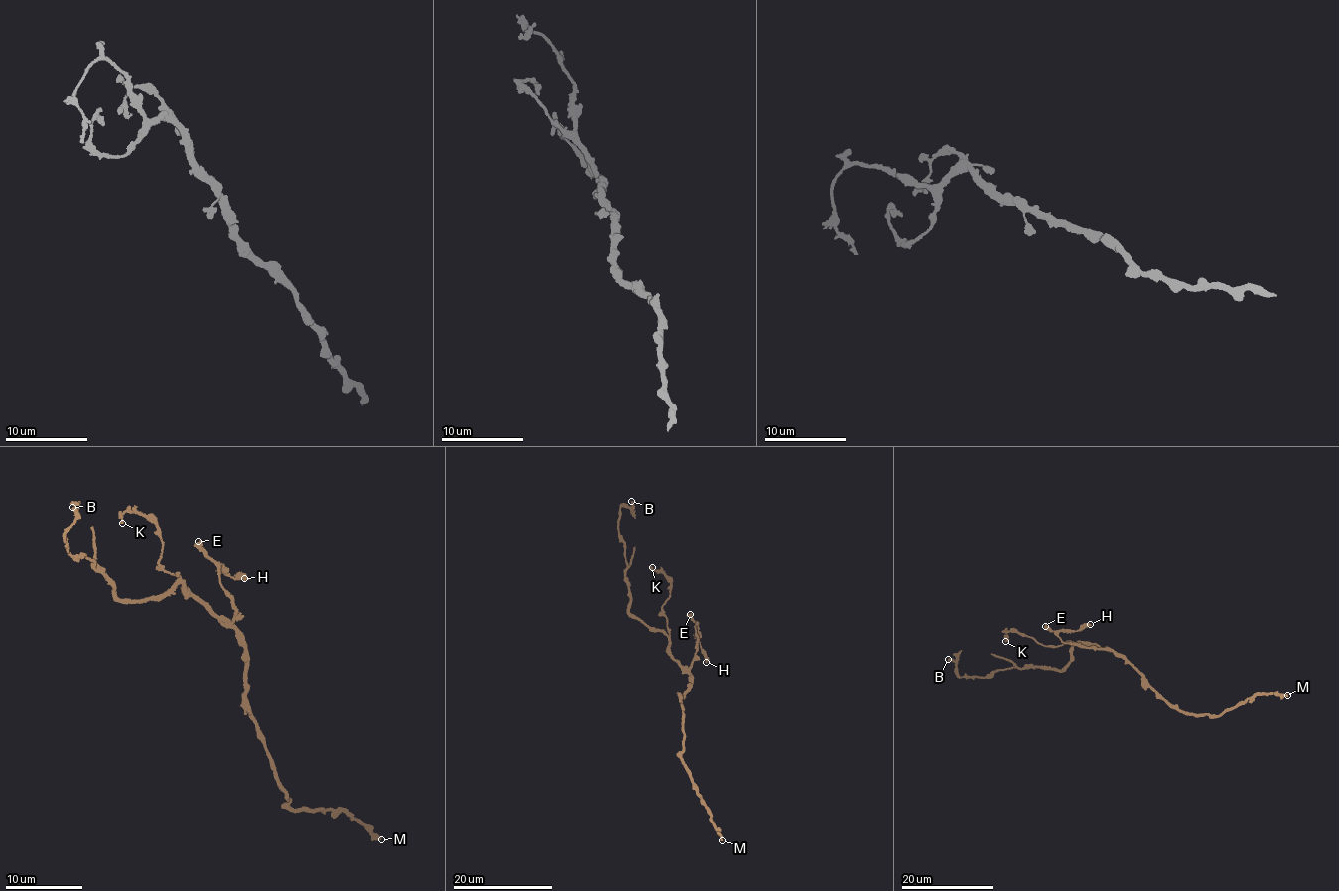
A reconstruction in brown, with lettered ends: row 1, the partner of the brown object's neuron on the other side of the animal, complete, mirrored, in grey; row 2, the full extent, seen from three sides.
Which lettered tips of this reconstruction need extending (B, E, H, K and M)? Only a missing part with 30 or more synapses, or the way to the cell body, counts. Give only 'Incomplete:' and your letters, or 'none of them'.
Incomplete: none of them

